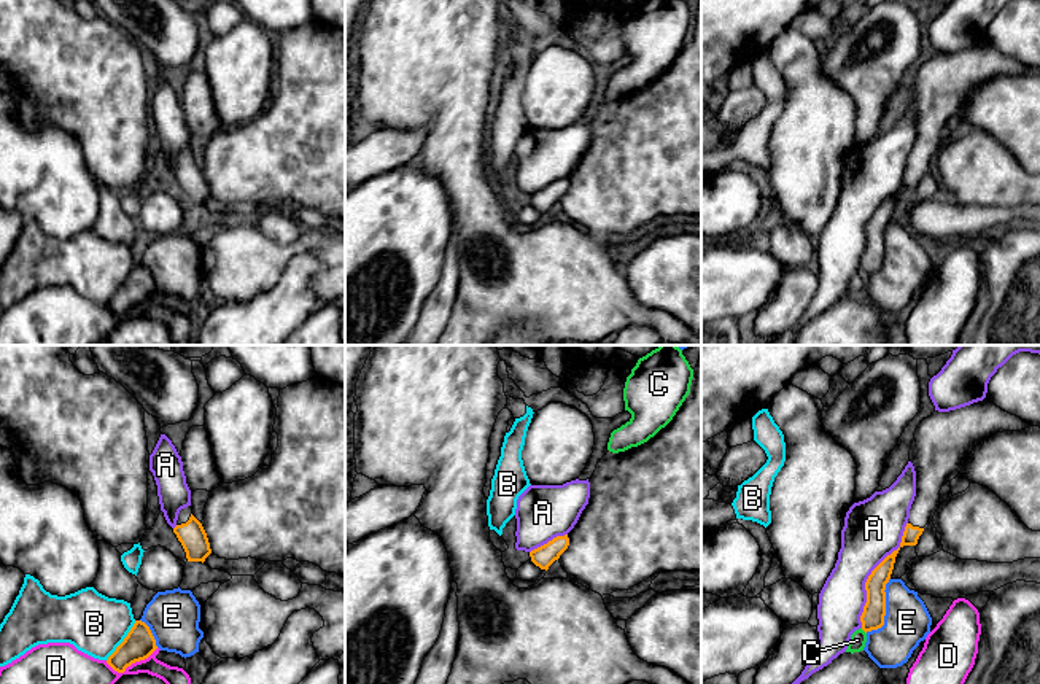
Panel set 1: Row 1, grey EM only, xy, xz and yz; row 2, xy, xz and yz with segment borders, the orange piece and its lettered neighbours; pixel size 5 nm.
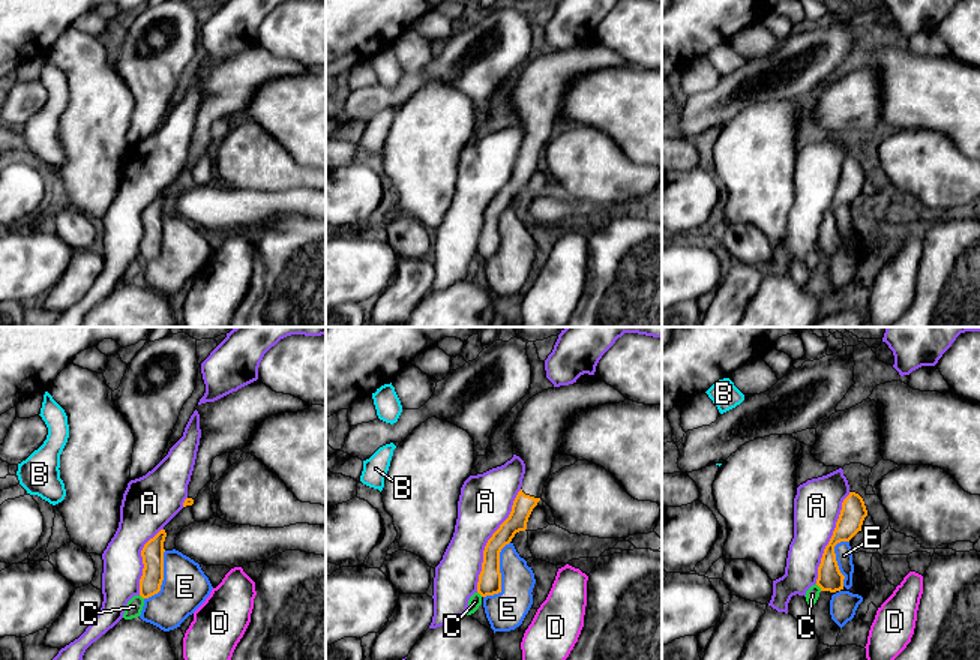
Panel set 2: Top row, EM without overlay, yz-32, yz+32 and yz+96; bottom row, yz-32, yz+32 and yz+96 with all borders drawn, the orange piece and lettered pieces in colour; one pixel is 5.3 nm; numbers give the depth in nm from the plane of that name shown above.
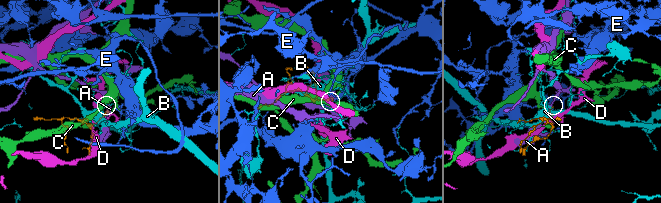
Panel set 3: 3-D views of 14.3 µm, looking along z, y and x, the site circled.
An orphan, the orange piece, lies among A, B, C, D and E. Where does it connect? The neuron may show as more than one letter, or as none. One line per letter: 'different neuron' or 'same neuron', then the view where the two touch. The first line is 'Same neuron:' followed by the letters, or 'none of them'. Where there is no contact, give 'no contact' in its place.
Same neuron: none of them
A: different neuron | yz
B: different neuron | xy
C: different neuron | yz
D: different neuron | xy
E: different neuron | yz

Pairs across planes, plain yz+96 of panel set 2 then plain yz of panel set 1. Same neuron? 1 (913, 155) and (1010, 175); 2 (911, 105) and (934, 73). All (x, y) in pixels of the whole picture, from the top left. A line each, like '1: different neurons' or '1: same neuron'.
1: same neuron
2: different neurons

